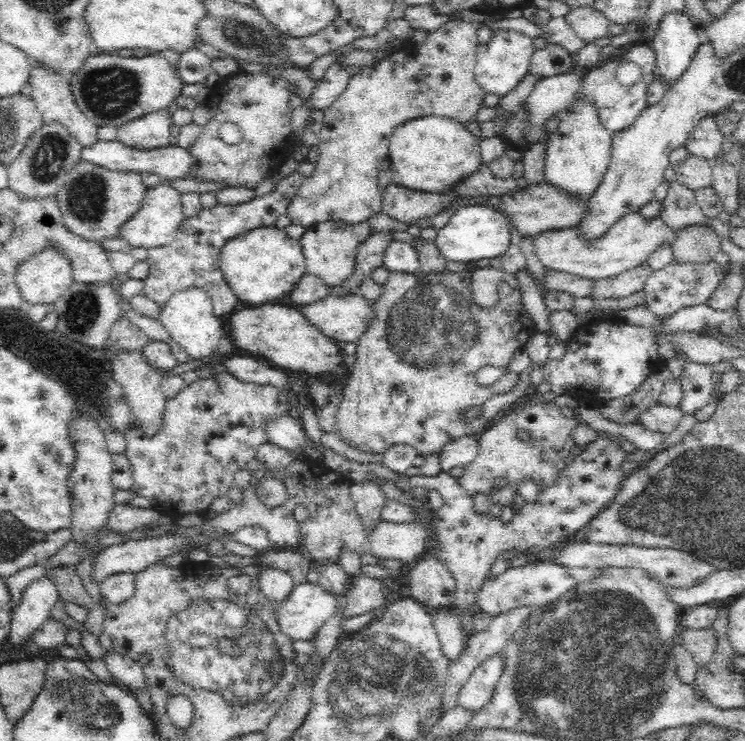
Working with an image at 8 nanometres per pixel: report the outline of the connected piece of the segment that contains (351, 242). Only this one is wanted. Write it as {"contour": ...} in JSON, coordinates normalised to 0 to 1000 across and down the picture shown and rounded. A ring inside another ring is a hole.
{"contour":[[[443,297],[409,308],[403,324],[409,345],[409,367],[428,372],[443,387],[452,389],[475,364],[482,327],[472,317],[472,304],[460,297]]]}

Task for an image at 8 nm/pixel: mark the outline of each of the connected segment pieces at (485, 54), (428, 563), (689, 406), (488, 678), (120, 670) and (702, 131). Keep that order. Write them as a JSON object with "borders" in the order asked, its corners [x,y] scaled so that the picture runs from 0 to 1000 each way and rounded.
{"borders":[[[[690,40],[664,42],[659,54],[642,65],[636,94],[639,112],[654,127],[663,127],[670,132],[679,130],[701,111],[701,105],[710,101],[714,76],[718,70],[717,59],[709,49]]],[[[570,752],[550,773],[550,807],[569,819],[601,822],[609,812],[613,792],[609,777],[593,758]]],[[[913,471],[906,472],[906,484],[917,484],[917,499],[911,507],[915,522],[915,540],[911,549],[917,559],[932,560],[949,545],[957,533],[956,493],[929,489]]],[[[677,880],[651,889],[639,899],[617,930],[613,947],[617,953],[639,961],[660,942],[666,922],[677,901]]],[[[154,879],[142,880],[142,888],[138,891],[144,903],[153,916],[164,918],[162,923],[169,923],[174,928],[174,934],[197,934],[196,916],[191,897],[179,893]]],[[[948,158],[932,171],[918,198],[926,209],[953,217],[969,201],[970,185],[960,159]]]]}

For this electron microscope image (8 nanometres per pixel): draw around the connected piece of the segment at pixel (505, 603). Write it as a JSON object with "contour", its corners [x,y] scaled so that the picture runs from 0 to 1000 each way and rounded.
{"contour":[[[714,756],[706,764],[699,764],[693,758],[671,777],[648,785],[644,802],[642,802],[640,818],[659,833],[679,826],[679,823],[687,823],[695,821],[695,818],[711,818],[711,815],[732,822],[738,811],[746,811],[752,806],[757,806],[776,788],[797,785],[804,775],[805,768],[797,765],[756,765],[730,756]]]}

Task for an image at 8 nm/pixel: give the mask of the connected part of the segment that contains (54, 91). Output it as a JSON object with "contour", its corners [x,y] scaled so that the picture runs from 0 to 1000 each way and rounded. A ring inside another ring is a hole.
{"contour":[[[48,89],[48,92],[43,90],[39,112],[44,120],[43,134],[48,139],[51,152],[56,157],[58,166],[78,165],[81,169],[86,169],[91,174],[91,179],[105,190],[110,201],[121,200],[126,197],[128,192],[133,190],[129,182],[132,170],[105,147],[91,107]]]}

